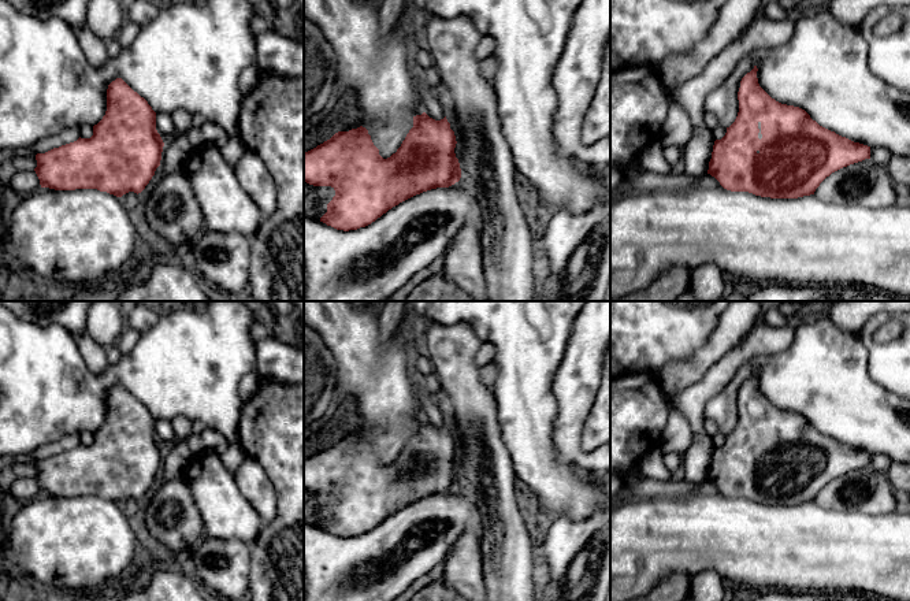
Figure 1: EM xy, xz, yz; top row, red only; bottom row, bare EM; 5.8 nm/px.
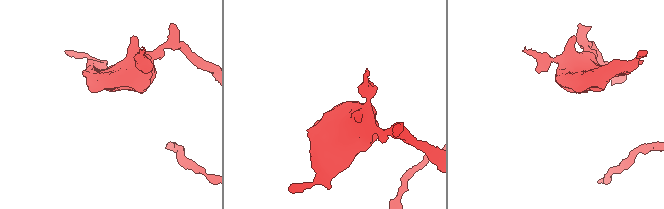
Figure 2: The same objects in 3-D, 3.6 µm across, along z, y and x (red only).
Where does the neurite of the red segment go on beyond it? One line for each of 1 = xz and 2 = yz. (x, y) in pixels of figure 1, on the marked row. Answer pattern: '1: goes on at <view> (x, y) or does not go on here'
1: does not go on here
2: does not go on here

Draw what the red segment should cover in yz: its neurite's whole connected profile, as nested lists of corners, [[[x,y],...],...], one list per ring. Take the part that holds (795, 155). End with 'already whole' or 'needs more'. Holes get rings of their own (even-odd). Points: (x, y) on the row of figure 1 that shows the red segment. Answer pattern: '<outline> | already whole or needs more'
[[[757,66],[747,73],[738,92],[739,112],[721,140],[713,145],[707,174],[731,192],[749,192],[770,199],[814,194],[832,172],[870,159],[870,146],[836,134],[794,105],[772,99],[758,84]]] | already whole

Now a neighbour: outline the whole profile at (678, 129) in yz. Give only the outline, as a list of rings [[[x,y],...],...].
[[[676,89],[669,92],[669,111],[664,122],[660,144],[675,148],[684,148],[694,136],[694,119],[677,99]]]

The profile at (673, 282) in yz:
[[[672,267],[657,277],[646,289],[610,301],[676,301],[690,289],[691,270]]]

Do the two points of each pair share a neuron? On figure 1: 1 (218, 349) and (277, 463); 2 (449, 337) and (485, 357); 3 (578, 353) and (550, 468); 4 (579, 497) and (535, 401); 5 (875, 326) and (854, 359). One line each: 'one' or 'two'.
1: two
2: two
3: two
4: one
5: two

